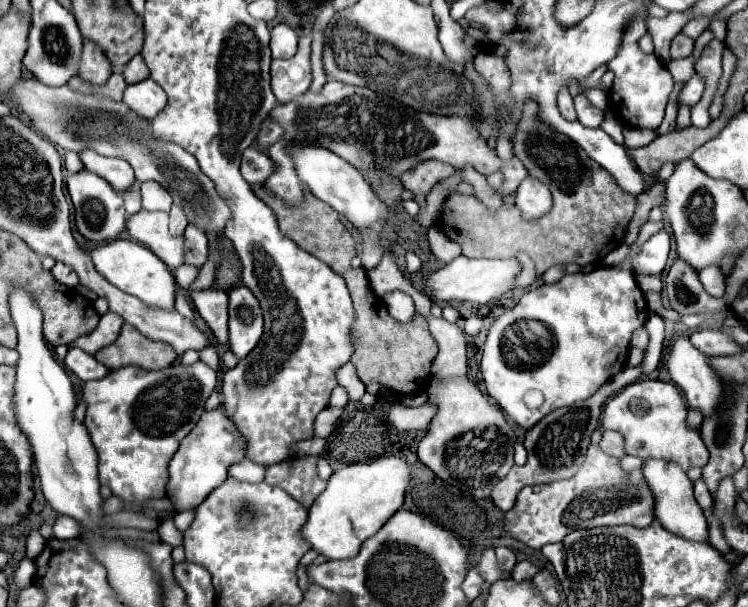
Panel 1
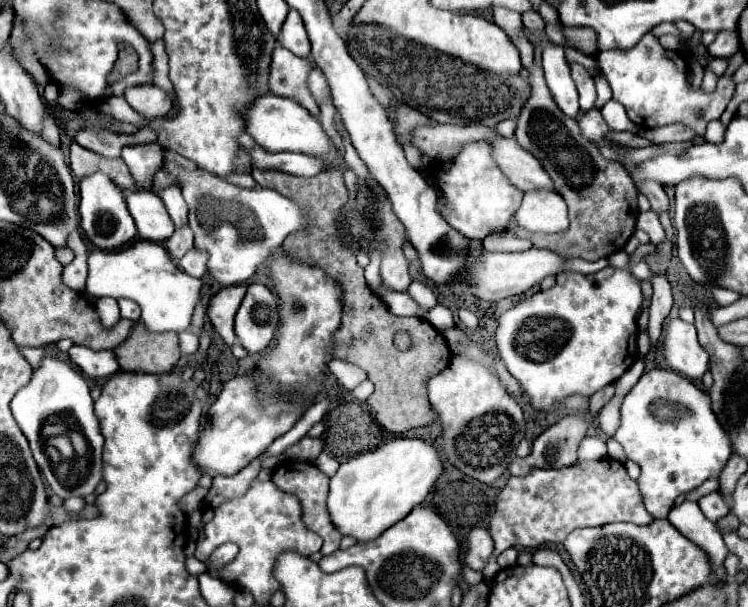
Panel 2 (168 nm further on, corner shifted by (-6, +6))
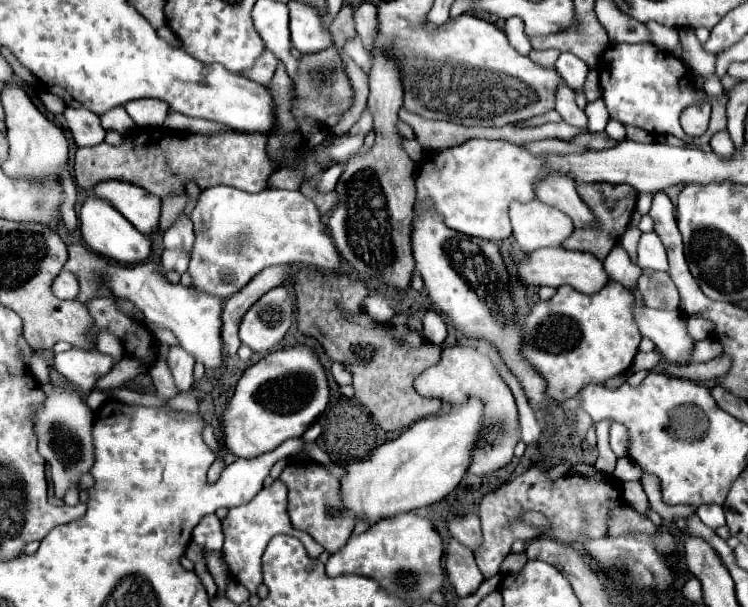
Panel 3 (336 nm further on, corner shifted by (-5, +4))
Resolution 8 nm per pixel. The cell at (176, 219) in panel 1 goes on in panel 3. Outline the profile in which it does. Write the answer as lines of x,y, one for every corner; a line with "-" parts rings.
165,250
161,256
161,264
165,270
175,270
177,274
183,274
189,266
189,254
185,254
183,250

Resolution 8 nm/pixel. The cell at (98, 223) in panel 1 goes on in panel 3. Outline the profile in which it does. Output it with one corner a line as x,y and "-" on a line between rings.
89,196
81,208
79,220
81,220
83,242
97,254
111,258
119,264
127,264
127,266
141,264
149,258
149,254
151,254
149,236
141,236
141,232
137,232
137,228
133,228
133,224
129,224
129,220
125,220
119,212
113,212
113,208
109,208
109,204
105,204
105,200
97,200
95,196

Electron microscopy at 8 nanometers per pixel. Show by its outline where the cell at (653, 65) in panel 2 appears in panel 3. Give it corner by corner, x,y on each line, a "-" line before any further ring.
651,42
643,44
617,44
603,52
601,64
599,64
599,80
603,88
603,102
607,106
607,112
611,118
637,126
649,134
673,134
687,144
709,144
711,136
715,132
721,132
727,128
727,116
725,116
725,104
715,102
713,104
713,116
709,130
699,136
691,138
683,132
679,126
679,114
689,104
697,102
697,92
689,88
689,70
681,60
675,56
669,56
669,52
663,52
655,48

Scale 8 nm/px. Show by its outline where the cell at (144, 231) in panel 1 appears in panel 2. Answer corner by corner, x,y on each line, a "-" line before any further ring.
130,192
126,194
126,204
140,238
154,242
164,242
170,238
174,232
174,222
170,222
162,200
154,192

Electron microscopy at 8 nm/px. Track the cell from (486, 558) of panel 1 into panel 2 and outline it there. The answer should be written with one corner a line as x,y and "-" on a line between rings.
472,528
472,532
468,534
468,552
464,562
472,570
482,572
492,552
494,552
494,540
490,538
490,532
486,528

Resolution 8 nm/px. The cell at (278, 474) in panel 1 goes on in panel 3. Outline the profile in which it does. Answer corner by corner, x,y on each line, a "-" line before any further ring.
293,462
293,464
289,464
283,470
281,480
289,488
291,524
297,530
311,534
313,540
319,542
329,554
335,554
337,548
345,546
345,542
349,540
349,536
355,528
355,516
353,516
353,512
349,512
349,508
343,508
339,480
315,462

